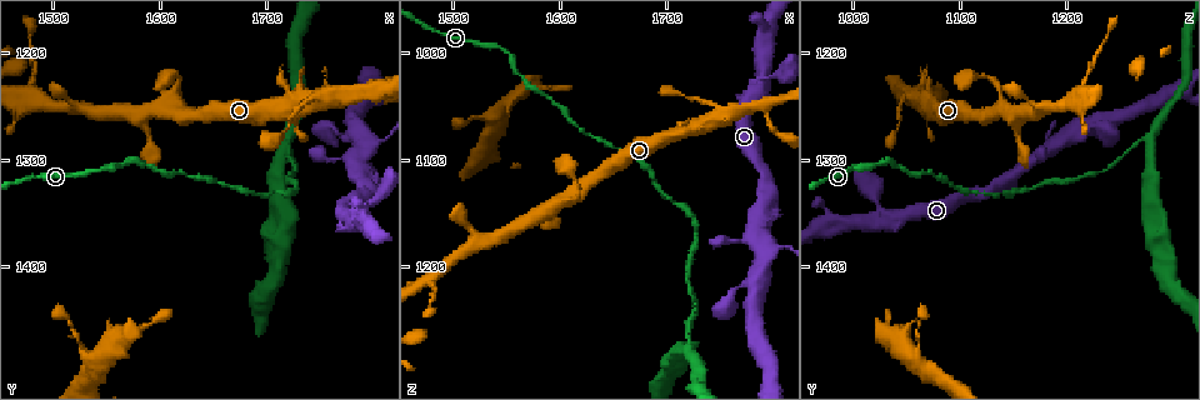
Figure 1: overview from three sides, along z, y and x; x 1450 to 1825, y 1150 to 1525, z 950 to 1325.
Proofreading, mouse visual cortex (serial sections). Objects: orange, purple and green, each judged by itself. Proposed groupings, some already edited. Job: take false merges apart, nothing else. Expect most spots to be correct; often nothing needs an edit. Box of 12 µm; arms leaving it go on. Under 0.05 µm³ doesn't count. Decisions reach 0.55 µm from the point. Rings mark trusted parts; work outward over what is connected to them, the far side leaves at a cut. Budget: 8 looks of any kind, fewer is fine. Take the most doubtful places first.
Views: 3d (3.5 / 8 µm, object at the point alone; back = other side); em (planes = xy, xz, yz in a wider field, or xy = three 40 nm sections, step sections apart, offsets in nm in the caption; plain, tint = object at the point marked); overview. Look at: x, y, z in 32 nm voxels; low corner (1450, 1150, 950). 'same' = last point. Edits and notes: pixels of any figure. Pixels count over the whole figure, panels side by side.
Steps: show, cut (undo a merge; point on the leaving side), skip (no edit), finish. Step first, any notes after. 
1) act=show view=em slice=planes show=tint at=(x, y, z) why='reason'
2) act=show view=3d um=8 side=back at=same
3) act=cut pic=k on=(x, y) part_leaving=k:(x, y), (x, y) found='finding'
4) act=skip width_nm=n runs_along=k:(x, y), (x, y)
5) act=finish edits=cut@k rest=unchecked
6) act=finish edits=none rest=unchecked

act=show view=3d um=3.5 at=(1720, 1282, 1280) why='three arms meet'

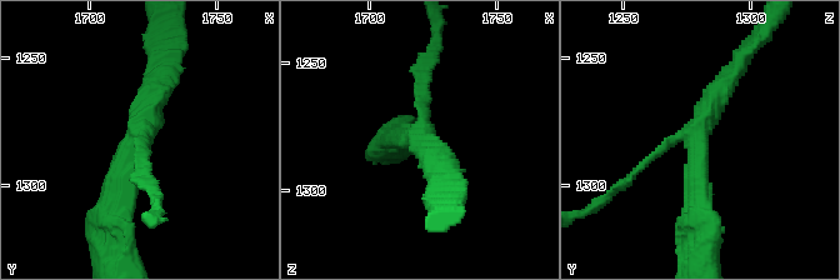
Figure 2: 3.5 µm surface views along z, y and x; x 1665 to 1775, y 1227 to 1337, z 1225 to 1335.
act=show view=em slice=xy step=5 show=tint at=(1721, 1279, 1277)

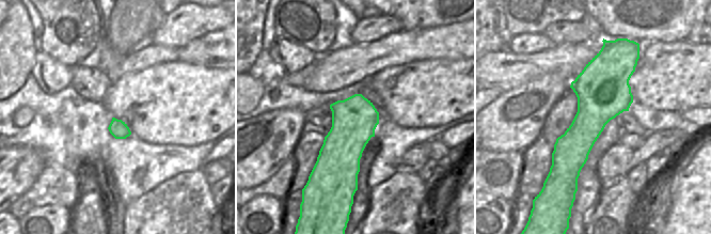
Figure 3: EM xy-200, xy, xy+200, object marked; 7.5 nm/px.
act=skip arm_widths_nm=100,300,300 runs_along=2:(425, 64), (421, 135), (395, 138) found='one cell here'

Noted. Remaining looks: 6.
act=show view=3d um=8 at=(1476, 1242, 1212) why='branch point'

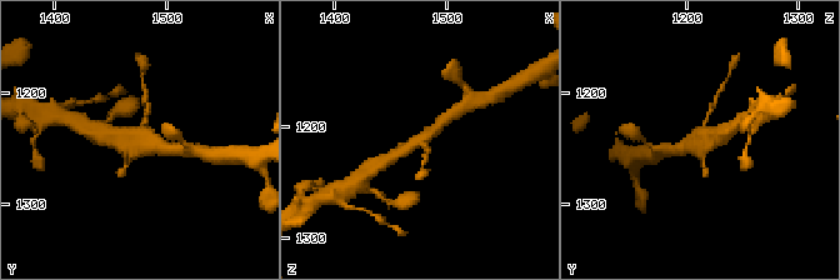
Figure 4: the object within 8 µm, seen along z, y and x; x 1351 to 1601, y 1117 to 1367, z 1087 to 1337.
act=show view=em slice=xy step=3 show=tint at=(1476, 1240, 1214) why='now the EM'

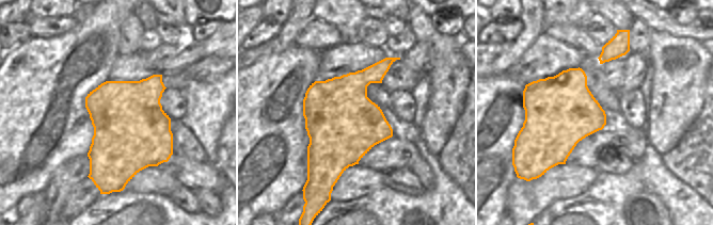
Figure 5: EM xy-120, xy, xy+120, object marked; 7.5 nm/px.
act=skip runs_along=4:(445, 120), (391, 160) found='continuous, no second cell'

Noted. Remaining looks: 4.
act=show view=em slice=xy step=3 show=tint at=(1750, 1240, 1050) why='small branch off a trunk'

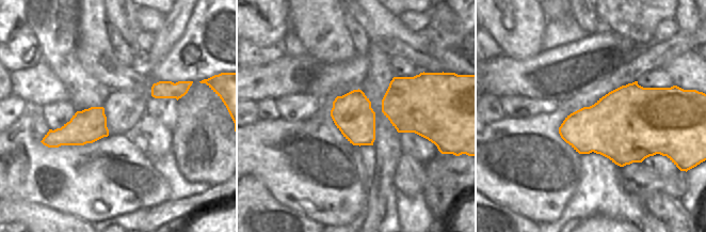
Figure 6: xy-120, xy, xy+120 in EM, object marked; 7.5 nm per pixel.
act=show view=3d um=3.5 at=same

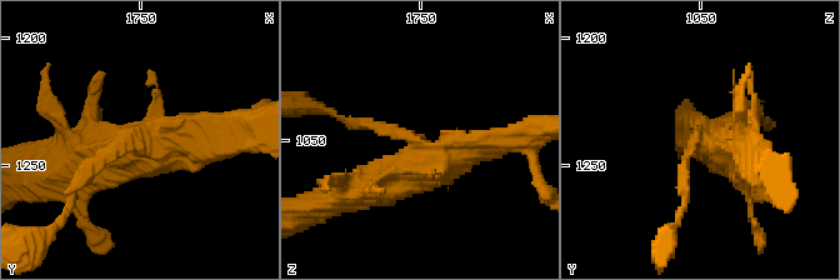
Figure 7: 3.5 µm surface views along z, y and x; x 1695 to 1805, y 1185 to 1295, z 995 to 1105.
act=skip runs_along=7:(353, 193), (506, 138) found='one cell here'

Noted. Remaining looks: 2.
act=finish edits=none rest=unchecked

